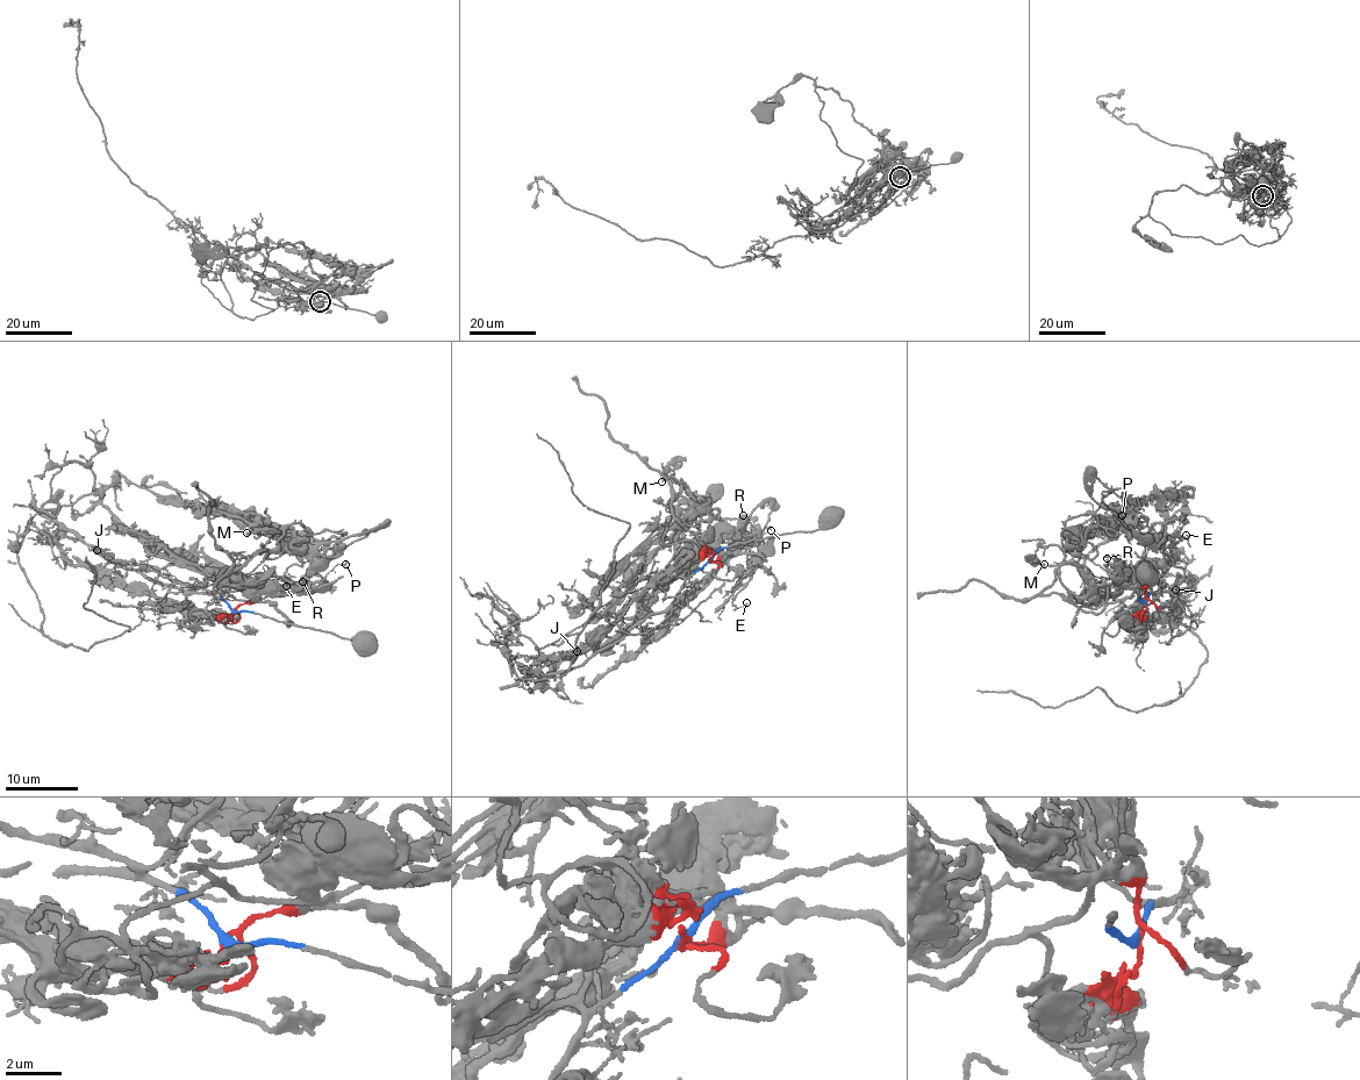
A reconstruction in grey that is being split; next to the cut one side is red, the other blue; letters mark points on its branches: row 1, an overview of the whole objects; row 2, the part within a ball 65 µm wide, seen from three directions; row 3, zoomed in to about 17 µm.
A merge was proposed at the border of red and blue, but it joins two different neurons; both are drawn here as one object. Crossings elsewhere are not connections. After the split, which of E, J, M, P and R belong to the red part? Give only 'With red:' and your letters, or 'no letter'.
With red: E, M, P, R

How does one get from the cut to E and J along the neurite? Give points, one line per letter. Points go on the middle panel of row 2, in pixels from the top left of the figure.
E: (709, 562), (735, 556), (729, 549), (736, 543), (749, 545), (752, 578), (732, 601), (746, 602)
J: (709, 559), (685, 581), (661, 612), (649, 614), (615, 642), (587, 657), (577, 651)

